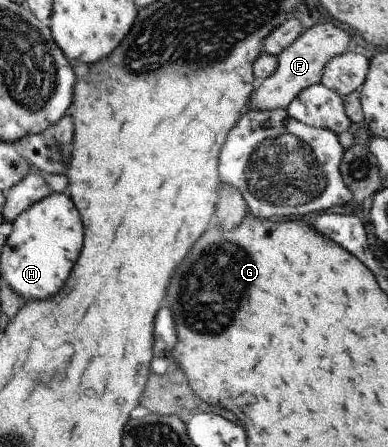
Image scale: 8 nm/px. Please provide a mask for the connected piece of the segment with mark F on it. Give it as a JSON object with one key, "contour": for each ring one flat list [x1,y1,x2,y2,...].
{"contour":[[318,23,318,25,306,28,306,31,300,34,292,45,277,55,276,71,270,77,257,82,249,109,260,109,260,111,287,109,294,97,303,89,321,82,324,66,330,59,348,52,353,46,350,35,332,23]]}

